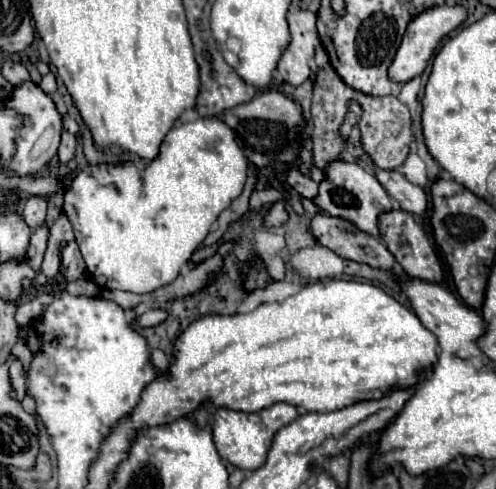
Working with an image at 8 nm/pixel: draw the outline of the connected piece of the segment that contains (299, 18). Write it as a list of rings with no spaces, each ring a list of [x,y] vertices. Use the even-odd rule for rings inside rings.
[[[302,9],[296,13],[288,13],[288,25],[292,41],[280,59],[278,73],[286,83],[298,87],[310,77],[308,61],[314,57],[314,49],[320,43],[316,31],[316,15]]]

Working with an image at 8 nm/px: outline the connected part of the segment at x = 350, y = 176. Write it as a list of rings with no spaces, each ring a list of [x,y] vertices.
[[[334,161],[326,169],[326,179],[320,183],[320,193],[314,199],[318,207],[322,207],[332,217],[342,217],[354,223],[360,231],[378,237],[378,217],[386,211],[394,209],[394,203],[390,201],[386,189],[380,185],[380,181],[362,165],[358,163],[344,163]]]

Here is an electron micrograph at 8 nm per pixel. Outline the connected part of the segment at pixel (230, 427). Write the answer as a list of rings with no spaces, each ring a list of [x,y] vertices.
[[[276,403],[272,407],[266,407],[258,413],[244,413],[244,411],[232,411],[226,407],[218,407],[212,419],[212,433],[214,433],[214,445],[222,459],[230,461],[232,465],[254,471],[264,465],[266,453],[272,445],[272,437],[278,429],[292,423],[298,417],[298,409],[290,403]]]

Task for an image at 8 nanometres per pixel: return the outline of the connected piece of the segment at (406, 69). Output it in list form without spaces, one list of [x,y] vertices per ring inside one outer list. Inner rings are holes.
[[[440,5],[440,7],[432,7],[428,11],[422,11],[416,19],[412,19],[412,23],[408,25],[408,29],[404,33],[402,45],[396,51],[394,63],[388,69],[390,79],[398,81],[398,83],[406,83],[406,81],[418,77],[426,69],[426,65],[428,65],[430,57],[434,55],[434,49],[438,47],[440,39],[446,37],[448,33],[452,33],[454,29],[458,29],[466,17],[468,17],[468,13],[466,13],[466,7],[462,7],[462,5],[454,5],[454,7]]]

